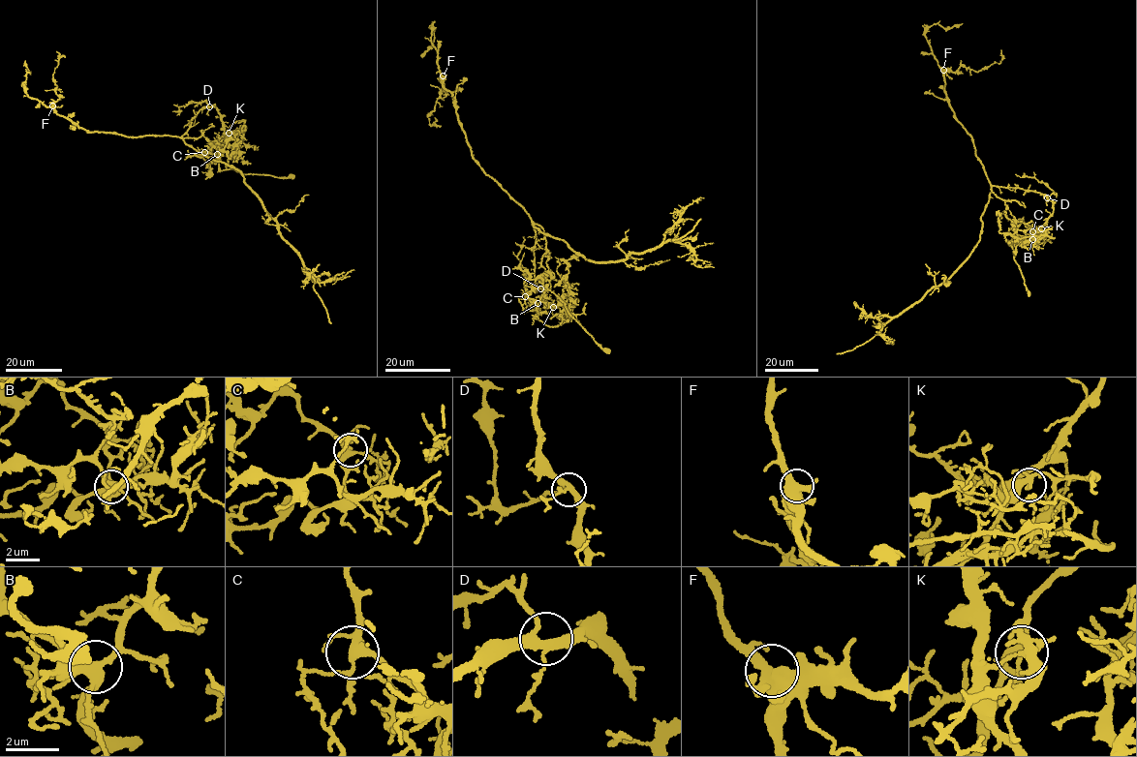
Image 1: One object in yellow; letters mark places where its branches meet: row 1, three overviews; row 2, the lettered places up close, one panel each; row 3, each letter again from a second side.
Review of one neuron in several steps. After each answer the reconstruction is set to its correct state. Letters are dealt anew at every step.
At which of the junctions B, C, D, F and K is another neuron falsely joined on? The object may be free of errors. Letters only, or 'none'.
K

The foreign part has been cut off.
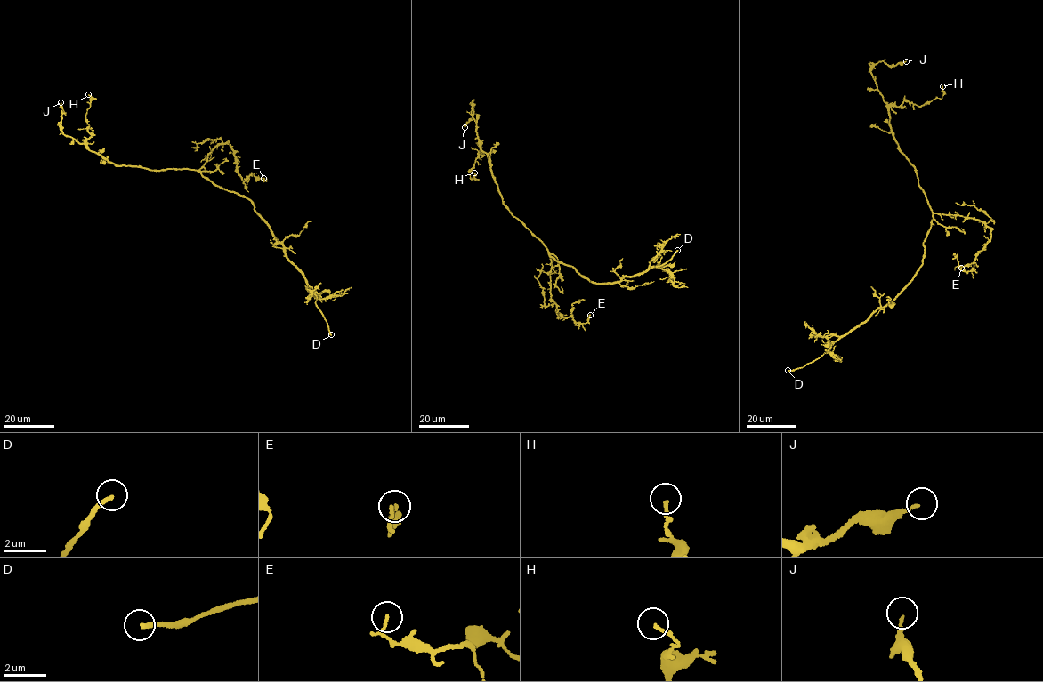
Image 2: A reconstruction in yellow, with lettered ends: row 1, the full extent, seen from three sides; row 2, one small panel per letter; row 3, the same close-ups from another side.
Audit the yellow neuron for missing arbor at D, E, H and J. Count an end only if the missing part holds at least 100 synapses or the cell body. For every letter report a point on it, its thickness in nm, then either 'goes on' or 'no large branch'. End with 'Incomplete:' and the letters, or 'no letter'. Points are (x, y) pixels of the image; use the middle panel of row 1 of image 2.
D: (677, 250) | 190 nm | goes on
E: (590, 315) | 110 nm | no large branch
H: (474, 172) | 130 nm | no large branch
J: (464, 127) | 150 nm | no large branch
Incomplete: D

